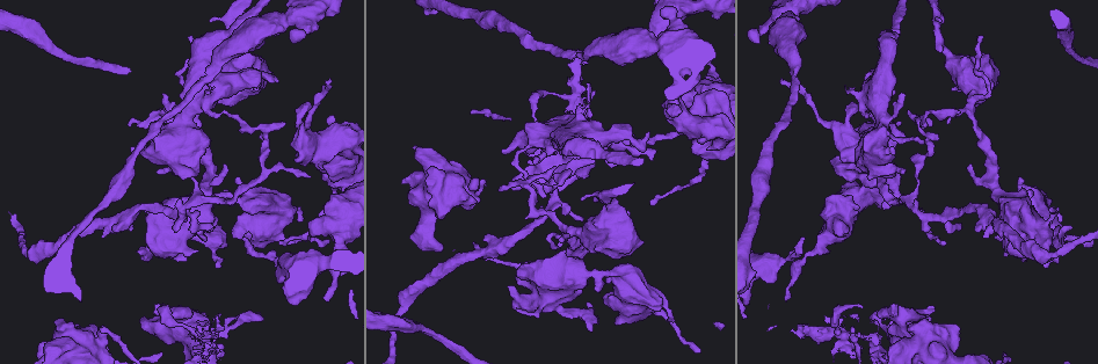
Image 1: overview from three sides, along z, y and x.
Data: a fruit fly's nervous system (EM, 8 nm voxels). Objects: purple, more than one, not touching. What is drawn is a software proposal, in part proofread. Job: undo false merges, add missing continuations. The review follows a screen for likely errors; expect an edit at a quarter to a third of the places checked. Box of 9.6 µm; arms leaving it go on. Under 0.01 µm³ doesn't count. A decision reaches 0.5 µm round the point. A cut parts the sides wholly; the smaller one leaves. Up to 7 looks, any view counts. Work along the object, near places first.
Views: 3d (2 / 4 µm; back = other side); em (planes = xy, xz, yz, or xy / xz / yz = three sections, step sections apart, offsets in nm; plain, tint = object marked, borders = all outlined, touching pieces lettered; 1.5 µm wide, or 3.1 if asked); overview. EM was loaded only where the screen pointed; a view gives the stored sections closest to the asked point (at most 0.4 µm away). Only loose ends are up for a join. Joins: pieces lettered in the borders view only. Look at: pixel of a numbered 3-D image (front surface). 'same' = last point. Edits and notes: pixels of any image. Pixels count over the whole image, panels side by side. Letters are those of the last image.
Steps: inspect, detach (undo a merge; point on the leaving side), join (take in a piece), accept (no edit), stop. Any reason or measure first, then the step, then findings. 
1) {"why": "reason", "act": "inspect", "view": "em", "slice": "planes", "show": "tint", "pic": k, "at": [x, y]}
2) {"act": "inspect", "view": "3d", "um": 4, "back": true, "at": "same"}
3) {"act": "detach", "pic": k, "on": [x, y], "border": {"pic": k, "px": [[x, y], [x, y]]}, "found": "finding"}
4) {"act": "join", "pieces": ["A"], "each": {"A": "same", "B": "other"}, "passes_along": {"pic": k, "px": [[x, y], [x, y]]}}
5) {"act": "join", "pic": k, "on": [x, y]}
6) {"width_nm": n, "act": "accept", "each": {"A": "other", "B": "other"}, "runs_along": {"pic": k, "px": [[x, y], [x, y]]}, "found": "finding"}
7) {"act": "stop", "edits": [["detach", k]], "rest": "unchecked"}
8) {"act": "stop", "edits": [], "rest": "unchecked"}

{"why": "branch stops here", "act": "inspect", "view": "em", "slice": "planes", "show": "tint", "pic": 1, "at": [278, 81]}

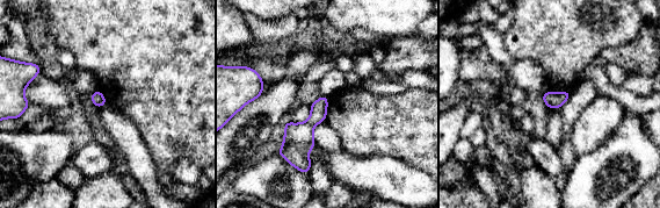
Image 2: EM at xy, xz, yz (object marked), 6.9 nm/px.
{"why": "what lies round it", "act": "inspect", "view": "em", "slice": "planes", "show": "borders", "at": "same"}

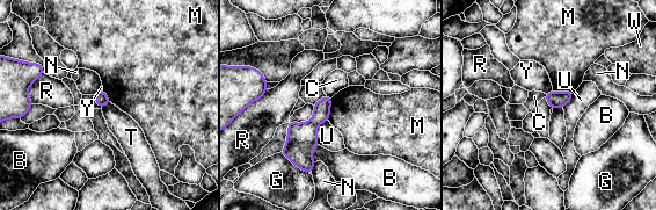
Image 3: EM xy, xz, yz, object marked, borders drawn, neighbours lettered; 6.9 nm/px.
{"act": "accept", "each": {"B": "other", "C": "other", "G": "other", "M": "other", "N": "other", "R": "other", "T": "other", "U": "other", "W": "other", "Y": "other"}, "found": "no lettered piece goes on from it"}

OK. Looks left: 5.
{"why": "thick turns thin", "act": "inspect", "view": "em", "slice": "planes", "show": "borders", "pic": 1, "at": [35, 37]}

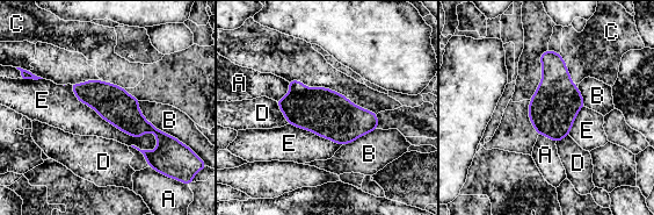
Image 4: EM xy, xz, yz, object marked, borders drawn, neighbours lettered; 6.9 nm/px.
{"width_nm": 140, "longest_contact_nm": ["E", 750], "act": "accept", "each": {"A": "other", "B": "other", "C": "other", "D": "other", "E": "other"}, "found": "one neuron here"}

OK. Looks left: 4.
{"why": "free end", "act": "inspect", "view": "em", "slice": "xy", "step": 4, "show": "tint", "pic": 1, "at": [146, 244]}

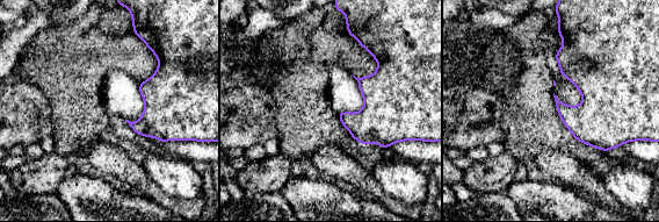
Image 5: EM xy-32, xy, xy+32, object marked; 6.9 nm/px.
{"act": "inspect", "view": "em", "slice": "planes", "show": "borders", "at": "same"}

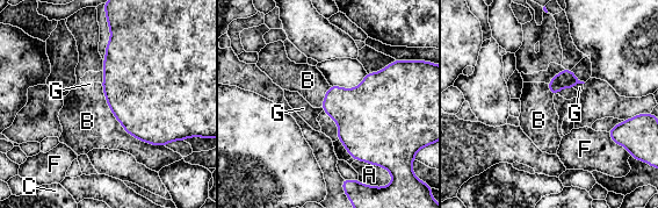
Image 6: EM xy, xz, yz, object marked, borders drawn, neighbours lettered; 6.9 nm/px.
{"act": "accept", "each": {"A": "other", "B": "other", "C": "other", "F": "other", "G": "other"}, "border": {"pic": 6, "px": [[564, 67], [570, 70]]}, "found": "no lettered piece goes on from it"}

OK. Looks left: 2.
{"act": "stop", "edits": [], "rest": "unchecked"}

